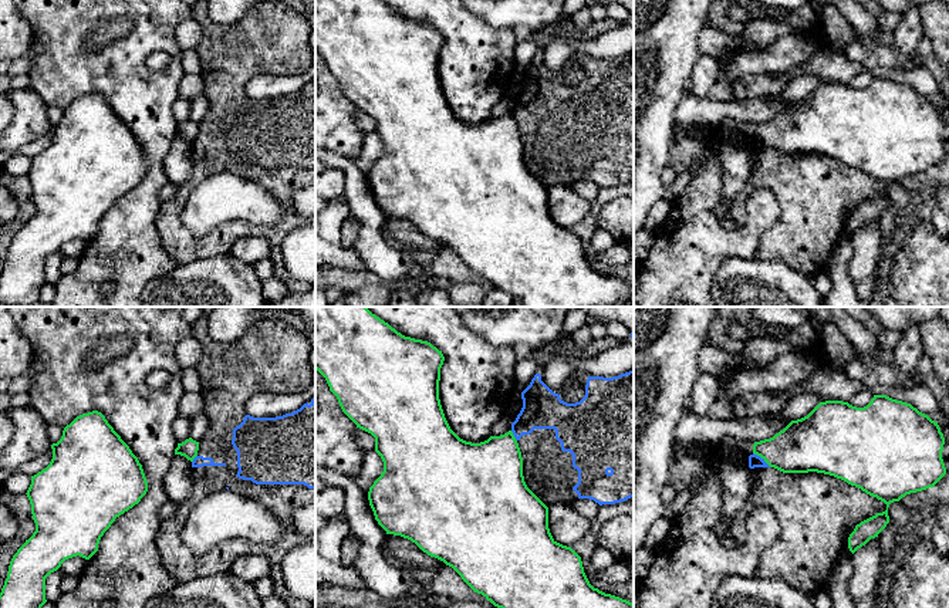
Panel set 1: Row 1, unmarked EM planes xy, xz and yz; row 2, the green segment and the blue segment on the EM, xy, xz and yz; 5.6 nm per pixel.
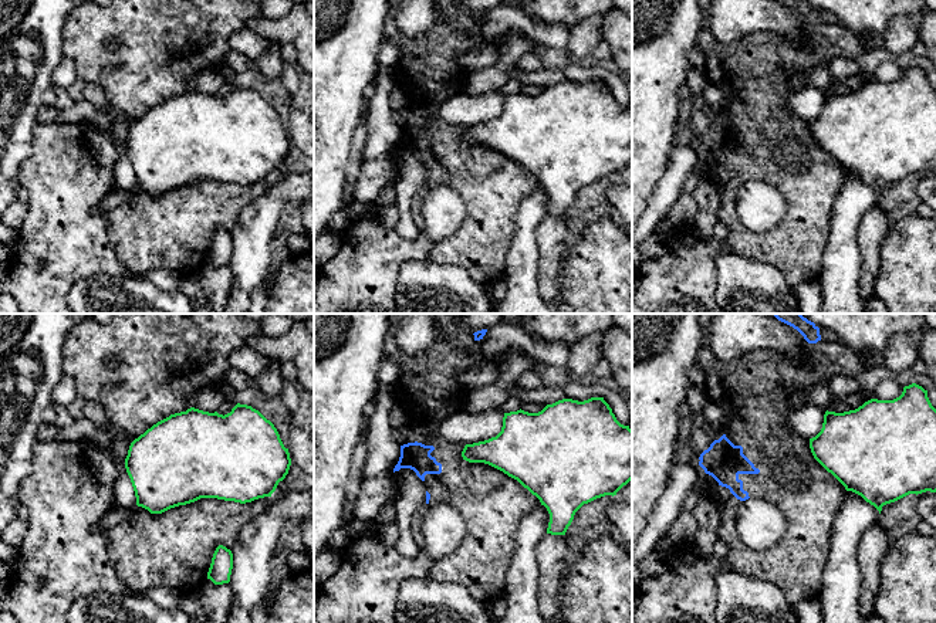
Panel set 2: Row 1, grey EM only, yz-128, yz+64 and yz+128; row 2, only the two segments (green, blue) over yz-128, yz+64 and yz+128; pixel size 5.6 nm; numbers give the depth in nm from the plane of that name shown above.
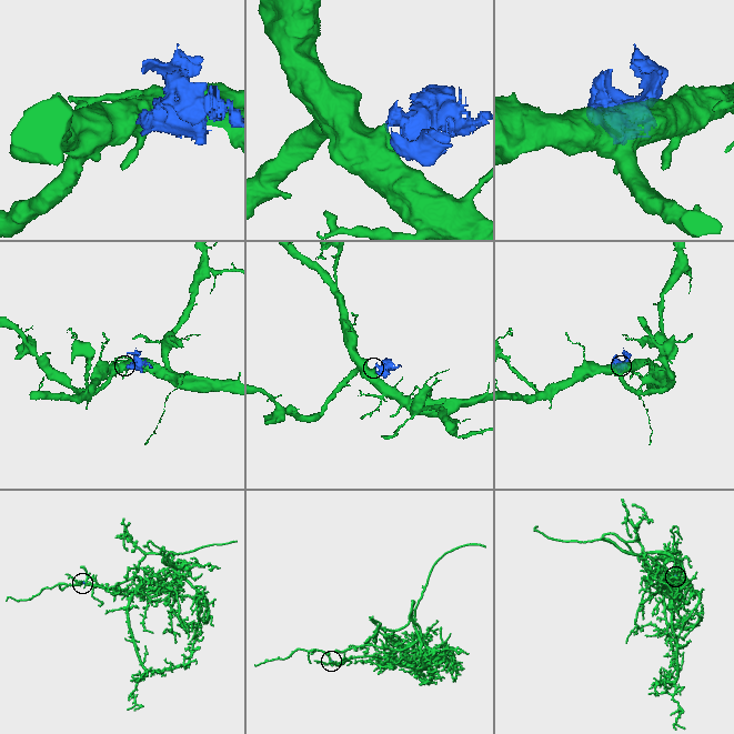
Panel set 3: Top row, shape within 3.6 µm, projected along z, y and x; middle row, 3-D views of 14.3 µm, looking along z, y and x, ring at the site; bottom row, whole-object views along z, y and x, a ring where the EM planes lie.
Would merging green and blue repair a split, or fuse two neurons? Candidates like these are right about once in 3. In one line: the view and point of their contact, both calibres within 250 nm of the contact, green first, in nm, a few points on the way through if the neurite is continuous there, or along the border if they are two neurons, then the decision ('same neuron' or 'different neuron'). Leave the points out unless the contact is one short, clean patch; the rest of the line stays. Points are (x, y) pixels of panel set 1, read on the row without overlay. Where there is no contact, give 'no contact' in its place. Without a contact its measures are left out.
meets green in yz at (762, 139); 300 nm thick on the green side, 70 nm on the other; border along yz (753, 134), (770, 148); different neuron

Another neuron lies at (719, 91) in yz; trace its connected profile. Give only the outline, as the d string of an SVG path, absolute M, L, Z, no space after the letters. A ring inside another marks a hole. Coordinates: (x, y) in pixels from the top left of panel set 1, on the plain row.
M716 81L707 92L707 99L722 102L733 101L730 85Z

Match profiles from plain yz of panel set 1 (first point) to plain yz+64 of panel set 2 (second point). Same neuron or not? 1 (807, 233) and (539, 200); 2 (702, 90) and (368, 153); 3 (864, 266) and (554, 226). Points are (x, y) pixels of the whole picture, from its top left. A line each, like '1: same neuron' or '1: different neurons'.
1: different neurons
2: same neuron
3: same neuron

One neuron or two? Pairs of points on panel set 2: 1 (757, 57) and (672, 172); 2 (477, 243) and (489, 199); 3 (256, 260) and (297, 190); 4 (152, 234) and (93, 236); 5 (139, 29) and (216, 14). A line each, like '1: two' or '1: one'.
1: two
2: one
3: one
4: two
5: one

